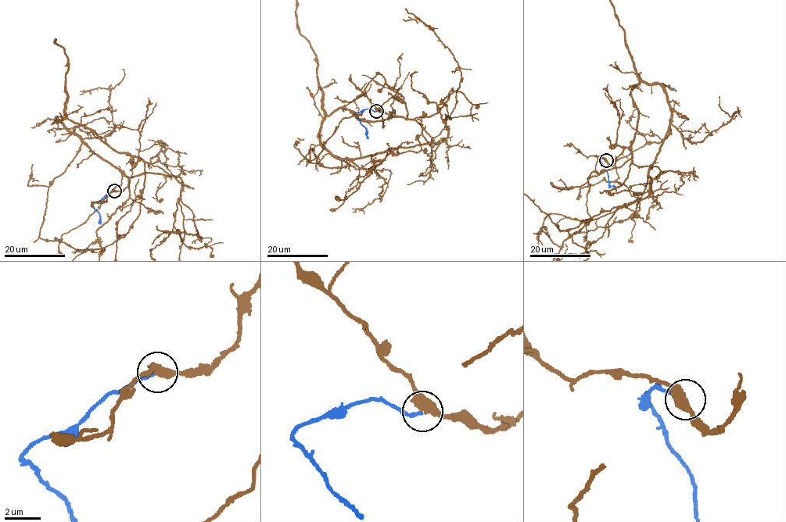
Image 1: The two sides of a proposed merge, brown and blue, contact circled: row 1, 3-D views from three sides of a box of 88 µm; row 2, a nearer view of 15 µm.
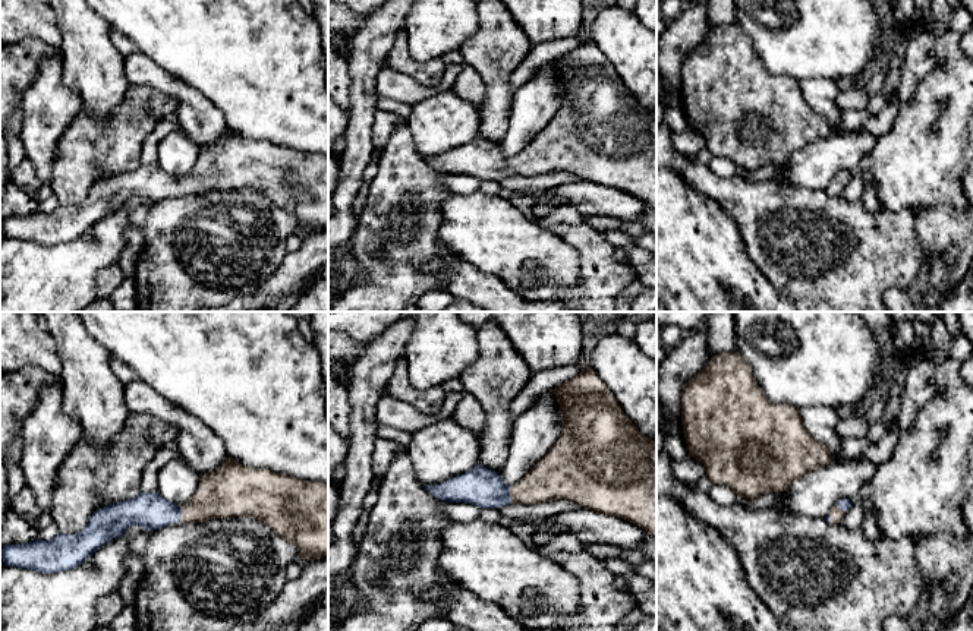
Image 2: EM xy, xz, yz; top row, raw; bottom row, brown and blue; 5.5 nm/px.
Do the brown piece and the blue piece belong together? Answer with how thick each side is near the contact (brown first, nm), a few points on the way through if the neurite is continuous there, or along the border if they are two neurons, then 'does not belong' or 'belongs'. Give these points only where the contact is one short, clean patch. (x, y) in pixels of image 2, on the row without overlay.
calibres 260 and 200 nm; way xy (222, 166), (200, 182), (182, 186), (151, 183); belongs

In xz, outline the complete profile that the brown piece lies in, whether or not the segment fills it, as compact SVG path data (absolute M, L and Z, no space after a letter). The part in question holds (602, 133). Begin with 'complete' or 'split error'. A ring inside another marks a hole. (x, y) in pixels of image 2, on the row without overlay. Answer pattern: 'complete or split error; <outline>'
split error; M588 37L554 61L563 86L561 108L517 155L506 157L497 143L476 138L426 163L445 174L466 174L479 180L516 176L573 173L583 180L624 190L656 206L656 119L632 95L604 53Z

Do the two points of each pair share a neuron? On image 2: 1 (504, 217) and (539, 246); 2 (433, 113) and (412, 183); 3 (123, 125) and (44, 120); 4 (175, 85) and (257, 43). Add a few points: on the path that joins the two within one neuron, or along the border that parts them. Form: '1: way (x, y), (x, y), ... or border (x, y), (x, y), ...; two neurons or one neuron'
1: way (513, 226), (531, 243); one neuron
2: border (405, 125), (415, 150), (422, 157); two neurons
3: border (81, 107), (59, 139), (54, 152); two neurons
4: border (154, 62), (191, 84), (211, 101); two neurons

